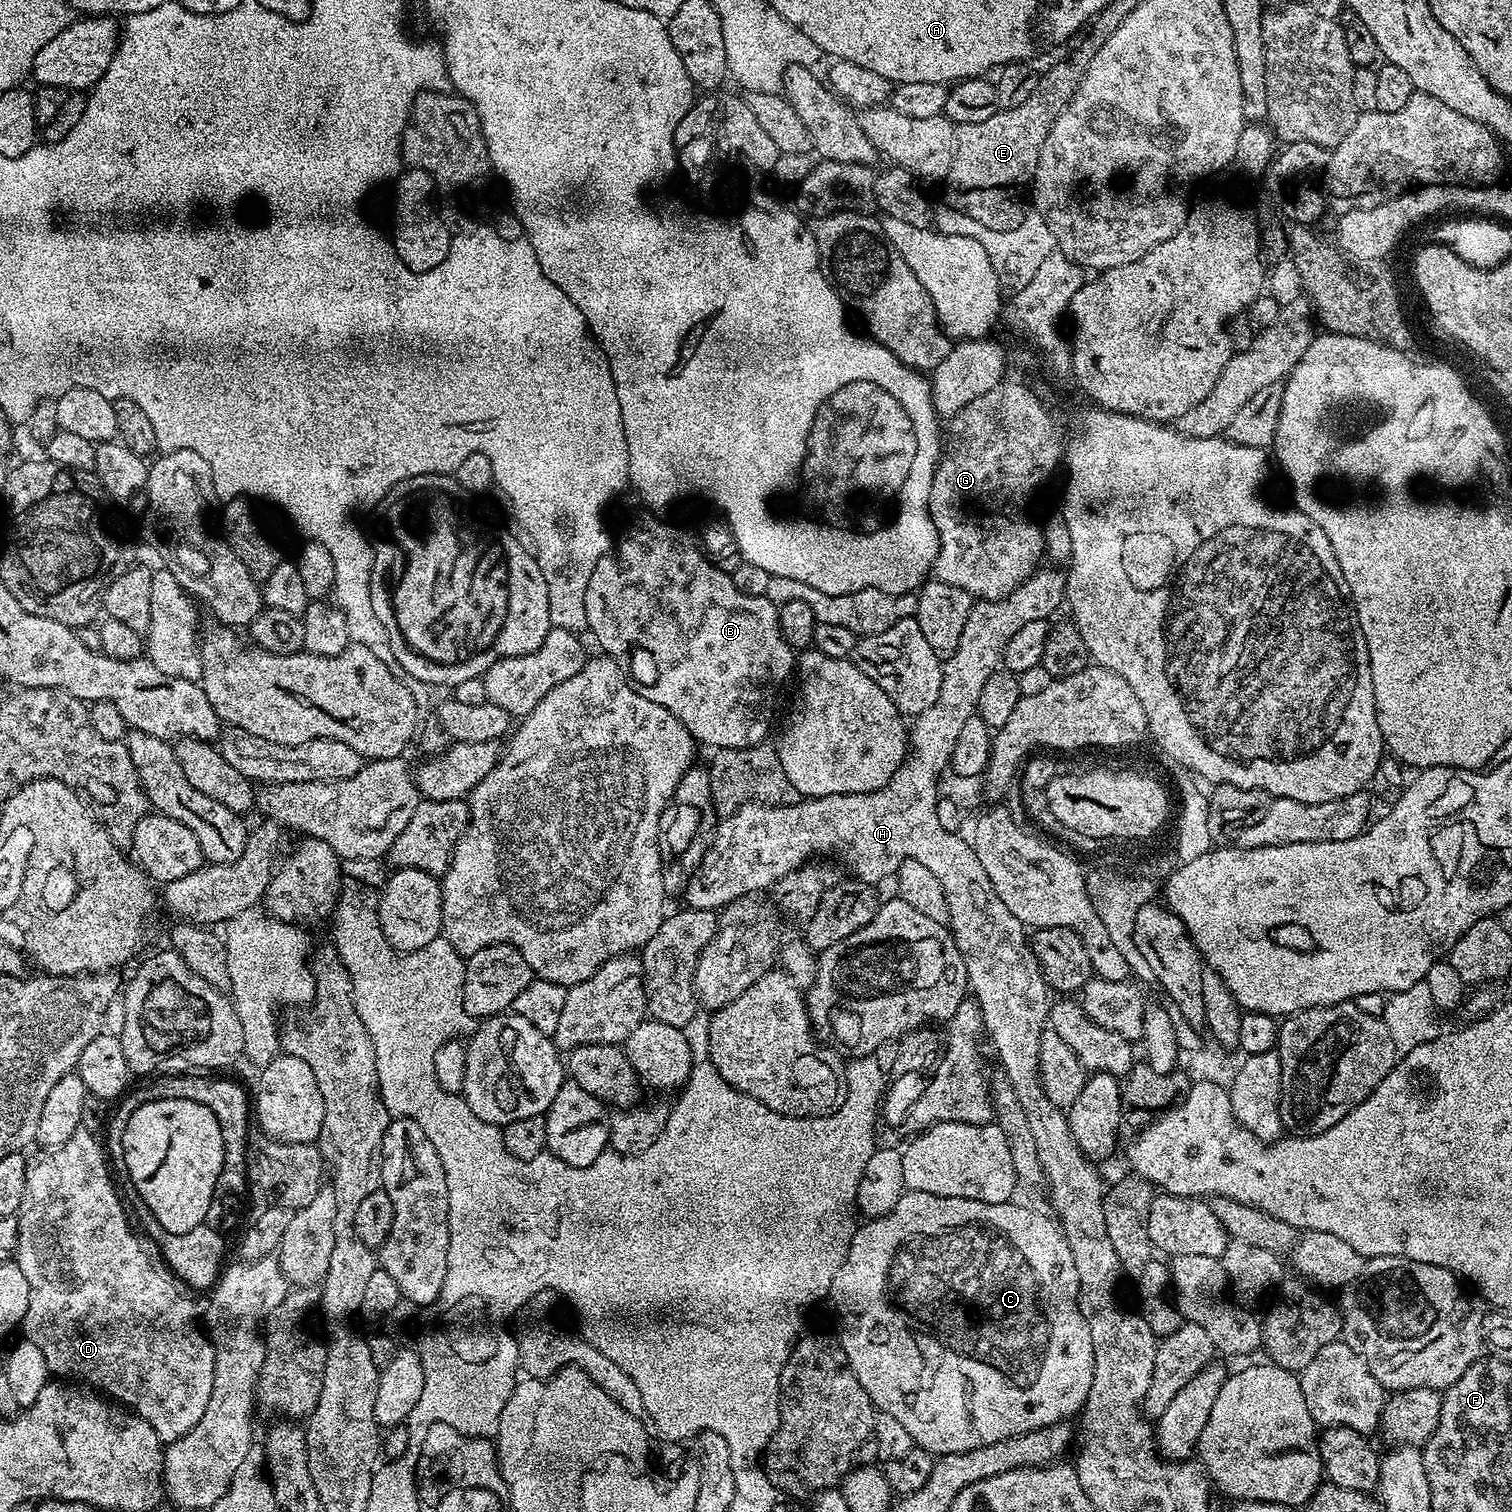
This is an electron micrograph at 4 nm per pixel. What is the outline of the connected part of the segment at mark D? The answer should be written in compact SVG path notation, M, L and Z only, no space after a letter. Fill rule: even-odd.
M78 1131L65 1144L51 1149L47 1153L49 1156L44 1156L41 1160L33 1159L26 1170L26 1198L22 1198L22 1206L15 1215L18 1222L18 1242L14 1253L14 1263L19 1266L26 1282L30 1282L32 1287L28 1312L22 1321L22 1332L24 1328L23 1335L32 1340L34 1346L38 1346L38 1350L42 1350L46 1366L53 1377L71 1378L73 1381L85 1380L86 1383L93 1384L93 1386L88 1385L93 1389L101 1388L96 1390L101 1393L109 1392L104 1394L111 1397L113 1401L127 1406L146 1422L150 1422L158 1438L163 1440L165 1445L170 1445L178 1438L190 1434L190 1430L194 1430L194 1426L198 1424L198 1418L202 1418L202 1413L206 1410L206 1402L210 1402L210 1390L214 1390L216 1347L202 1327L202 1317L205 1315L206 1308L202 1300L196 1297L199 1295L194 1294L193 1289L187 1284L183 1284L151 1251L148 1253L144 1249L145 1241L139 1235L136 1237L132 1233L133 1225L130 1223L129 1213L120 1205L120 1200L116 1197L116 1188L112 1185L114 1176L110 1171L105 1149L101 1141L99 1144L96 1140L99 1139L93 1133Z

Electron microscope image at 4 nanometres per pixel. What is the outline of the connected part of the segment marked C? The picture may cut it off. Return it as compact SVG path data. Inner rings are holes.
M905 1191L888 1214L869 1219L857 1227L847 1260L834 1277L830 1301L832 1300L832 1308L840 1319L838 1339L858 1382L862 1382L862 1390L870 1394L872 1403L879 1411L902 1422L915 1447L925 1448L937 1457L974 1450L1002 1438L1071 1421L1071 1416L1075 1412L1077 1415L1088 1401L1094 1378L1094 1350L1088 1325L1084 1323L1080 1306L1076 1302L1078 1270L1074 1266L1070 1246L1060 1231L1059 1223L1051 1215L1043 1216L1032 1208L1023 1208L1016 1203L987 1204L966 1198Z

